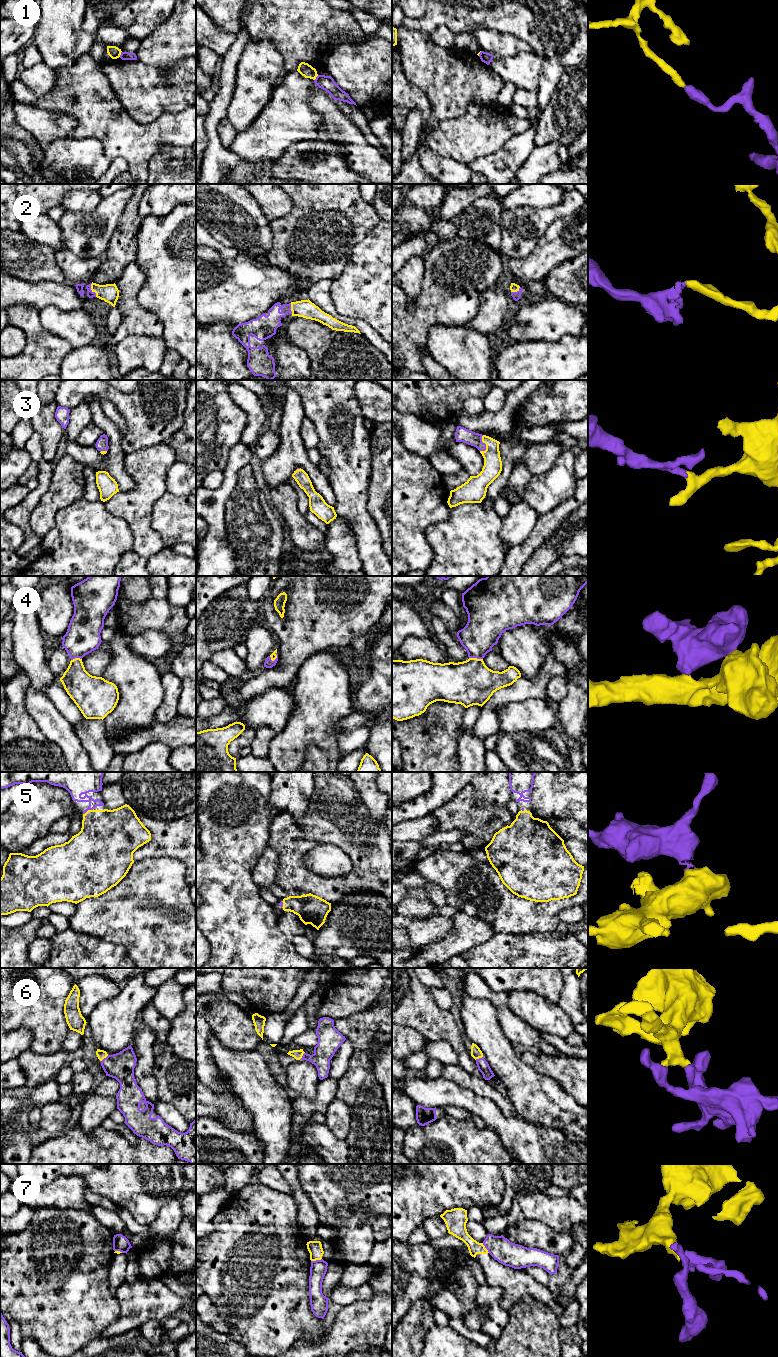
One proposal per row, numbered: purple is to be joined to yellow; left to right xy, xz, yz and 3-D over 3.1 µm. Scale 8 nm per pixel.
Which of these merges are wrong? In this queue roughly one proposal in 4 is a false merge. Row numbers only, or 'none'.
1, 7

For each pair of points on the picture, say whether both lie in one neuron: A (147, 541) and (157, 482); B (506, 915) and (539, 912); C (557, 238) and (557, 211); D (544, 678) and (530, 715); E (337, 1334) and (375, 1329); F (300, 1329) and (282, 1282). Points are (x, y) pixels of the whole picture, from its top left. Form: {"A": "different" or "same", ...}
{"A": "same", "B": "same", "C": "different", "D": "different", "E": "same", "F": "same"}

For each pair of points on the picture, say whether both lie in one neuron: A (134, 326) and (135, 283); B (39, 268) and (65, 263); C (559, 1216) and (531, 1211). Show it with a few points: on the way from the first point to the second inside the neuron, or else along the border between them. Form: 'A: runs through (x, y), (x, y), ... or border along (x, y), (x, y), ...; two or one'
A: runs through (133, 315), (131, 311), (131, 294); one
B: border along (54, 252), (56, 264), (67, 281); two
C: runs through (552, 1211), (538, 1211); one

